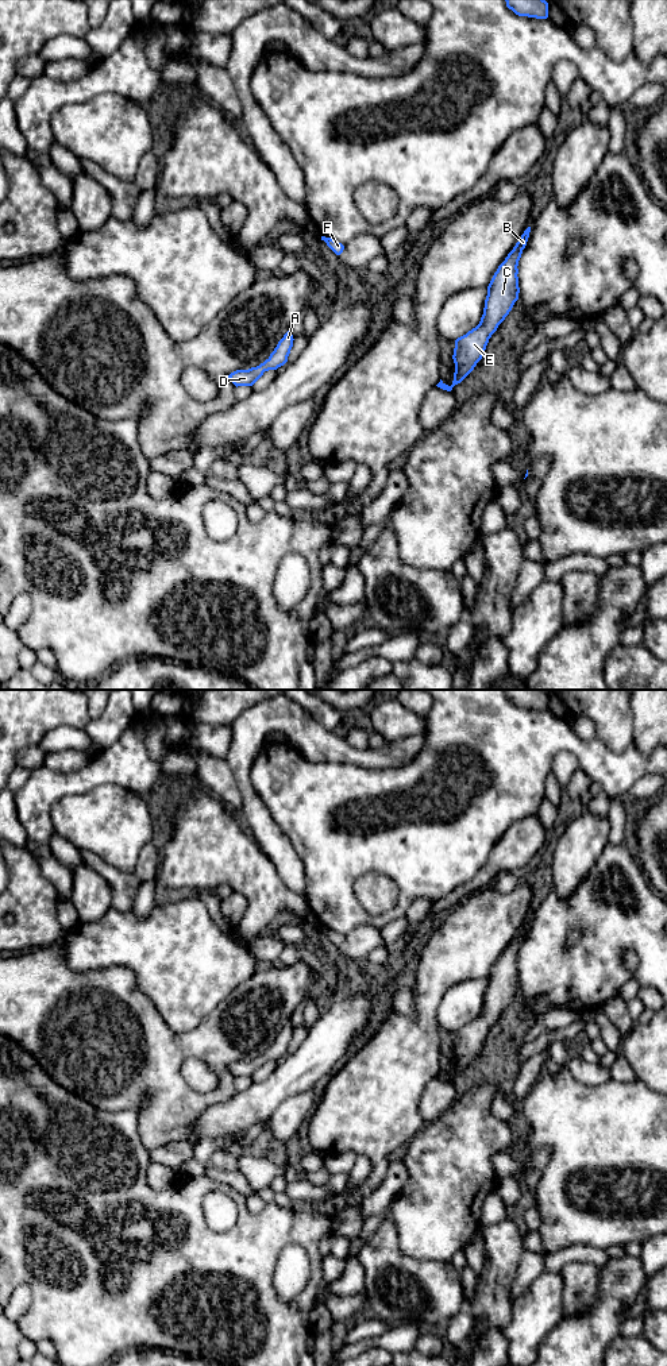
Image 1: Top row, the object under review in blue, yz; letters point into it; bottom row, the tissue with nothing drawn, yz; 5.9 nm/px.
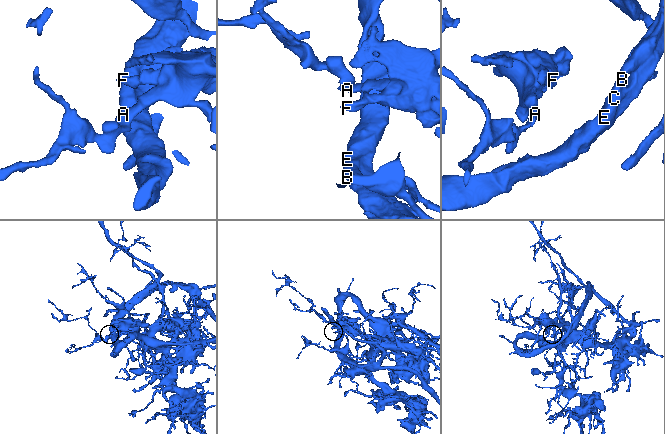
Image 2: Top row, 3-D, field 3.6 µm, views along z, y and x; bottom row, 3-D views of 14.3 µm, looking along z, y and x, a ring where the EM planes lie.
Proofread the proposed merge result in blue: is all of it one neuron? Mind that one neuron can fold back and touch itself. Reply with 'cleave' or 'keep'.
keep

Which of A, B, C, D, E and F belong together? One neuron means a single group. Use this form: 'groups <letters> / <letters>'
groups A B C D E F

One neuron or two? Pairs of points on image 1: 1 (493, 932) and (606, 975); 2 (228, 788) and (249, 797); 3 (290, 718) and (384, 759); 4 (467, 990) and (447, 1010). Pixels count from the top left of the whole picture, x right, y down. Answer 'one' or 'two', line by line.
1: two
2: two
3: one
4: one

